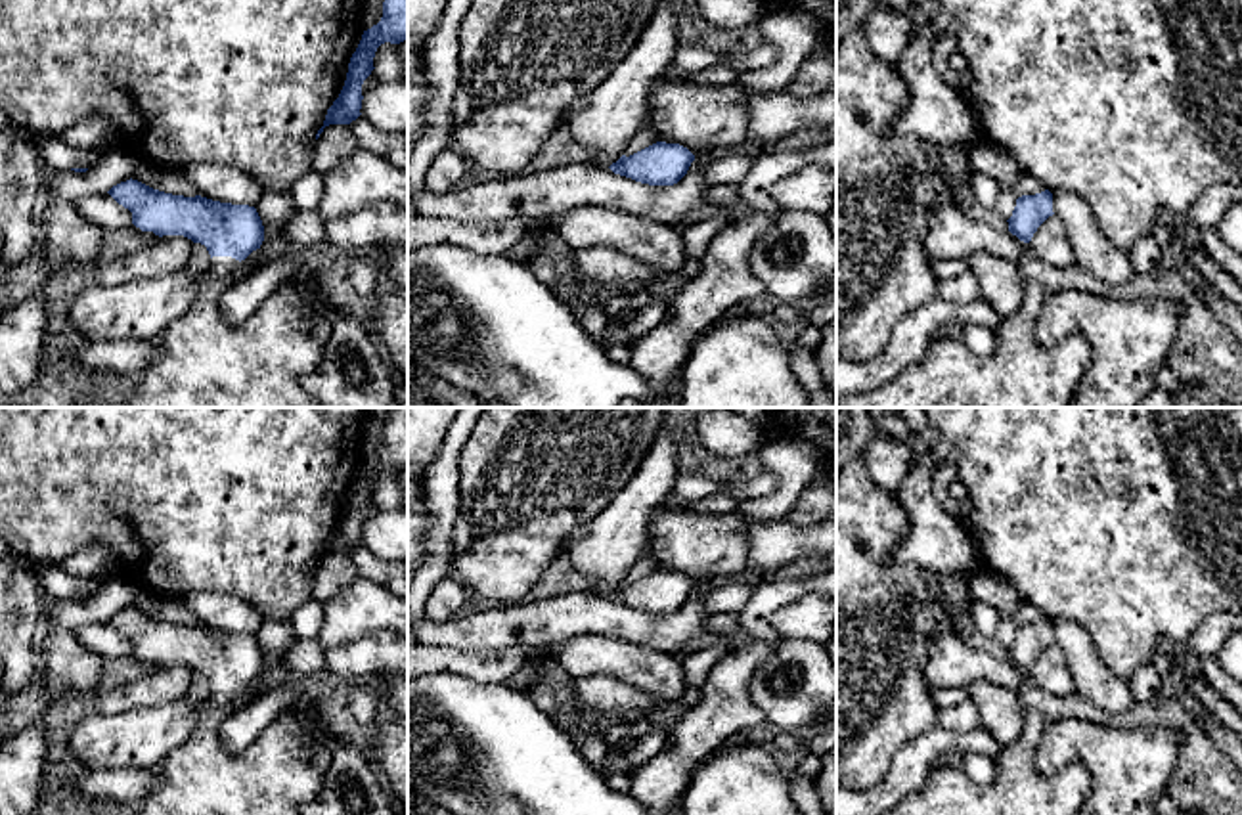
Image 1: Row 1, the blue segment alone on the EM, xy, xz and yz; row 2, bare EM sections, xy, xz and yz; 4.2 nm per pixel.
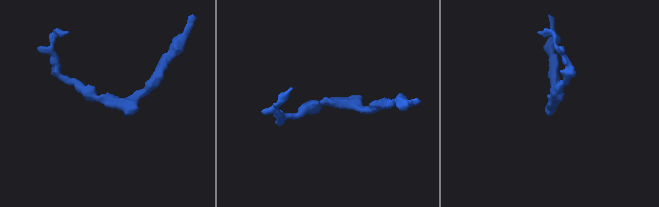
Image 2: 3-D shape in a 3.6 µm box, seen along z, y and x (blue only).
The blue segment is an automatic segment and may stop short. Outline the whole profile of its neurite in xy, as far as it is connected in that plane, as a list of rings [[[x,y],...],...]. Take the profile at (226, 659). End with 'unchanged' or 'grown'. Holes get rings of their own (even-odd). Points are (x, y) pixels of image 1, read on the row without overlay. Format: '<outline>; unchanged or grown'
[[[132,606],[107,622],[132,641],[132,652],[142,660],[184,664],[211,683],[197,725],[165,761],[165,781],[138,805],[138,815],[300,815],[300,807],[320,794],[323,775],[304,752],[304,725],[295,712],[285,712],[243,752],[226,752],[218,742],[218,725],[230,714],[232,700],[264,670],[255,635],[172,624]]]; grown

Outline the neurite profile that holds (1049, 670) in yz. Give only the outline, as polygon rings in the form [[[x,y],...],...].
[[[1053,643],[1033,662],[1030,677],[1045,691],[1068,696],[1076,693],[1062,650]]]

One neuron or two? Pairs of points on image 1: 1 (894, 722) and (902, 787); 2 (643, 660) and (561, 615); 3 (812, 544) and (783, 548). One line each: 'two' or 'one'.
1: two
2: two
3: one

